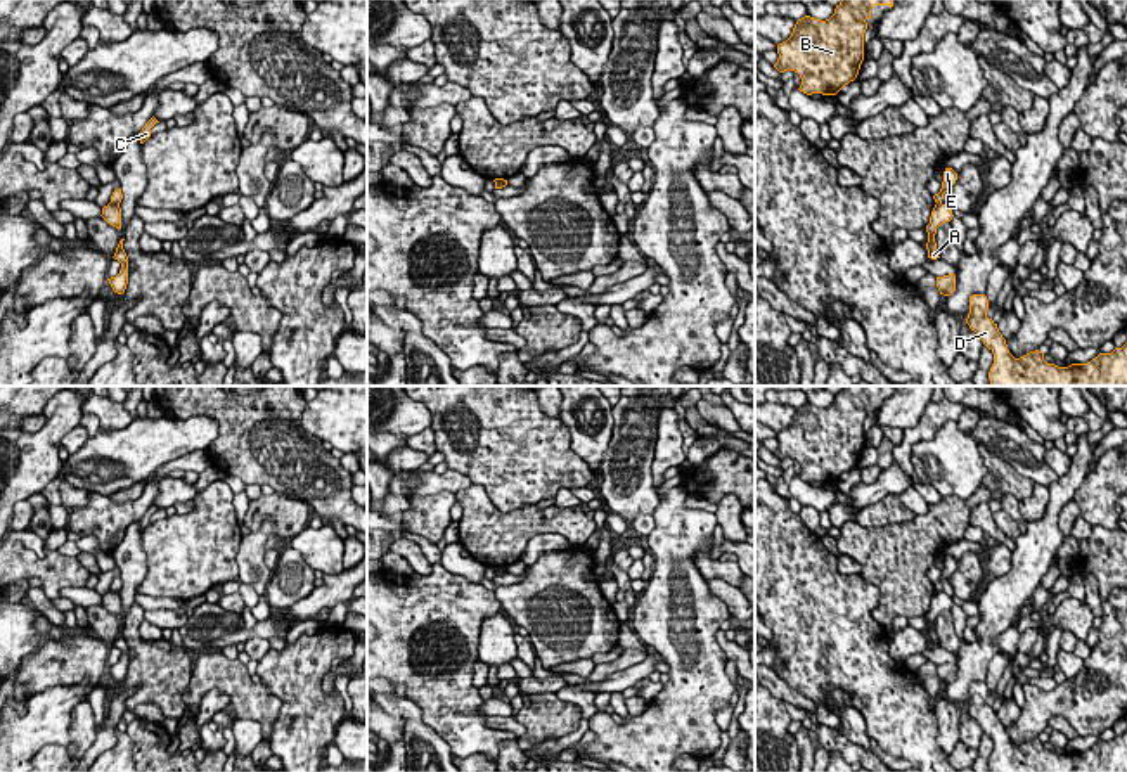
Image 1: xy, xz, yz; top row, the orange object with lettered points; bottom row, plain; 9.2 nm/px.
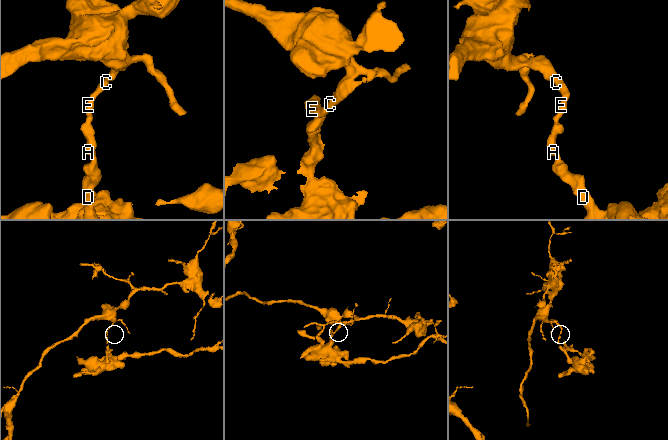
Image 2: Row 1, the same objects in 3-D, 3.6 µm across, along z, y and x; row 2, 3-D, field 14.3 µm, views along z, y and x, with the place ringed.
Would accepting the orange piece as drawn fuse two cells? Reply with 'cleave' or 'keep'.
cleave

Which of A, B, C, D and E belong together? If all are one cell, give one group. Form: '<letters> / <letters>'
A D / B C E

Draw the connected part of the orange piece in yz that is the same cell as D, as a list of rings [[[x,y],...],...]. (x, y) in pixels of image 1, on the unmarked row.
[[[985,682],[969,684],[966,711],[994,741],[990,772],[1127,772],[1127,730],[1111,741],[1099,741],[1087,751],[1068,755],[1047,751],[1039,737],[1014,746],[997,711],[987,704],[987,698]]]

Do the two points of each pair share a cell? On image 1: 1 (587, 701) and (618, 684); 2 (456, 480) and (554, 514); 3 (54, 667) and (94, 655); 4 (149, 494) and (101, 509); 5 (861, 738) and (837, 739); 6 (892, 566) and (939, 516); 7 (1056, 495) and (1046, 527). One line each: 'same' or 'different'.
1: different
2: different
3: same
4: same
5: different
6: same
7: same

